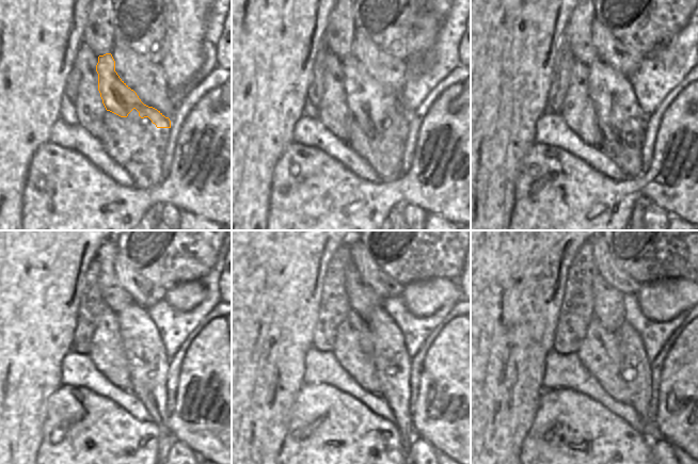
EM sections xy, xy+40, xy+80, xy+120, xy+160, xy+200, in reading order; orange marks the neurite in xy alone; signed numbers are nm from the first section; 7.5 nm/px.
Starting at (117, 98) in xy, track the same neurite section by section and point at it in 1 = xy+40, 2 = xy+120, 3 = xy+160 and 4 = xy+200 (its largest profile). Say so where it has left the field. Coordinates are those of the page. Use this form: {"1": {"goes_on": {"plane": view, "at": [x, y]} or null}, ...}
{"1": {"goes_on": {"plane": "xy+40", "at": [375, 107]}}, "2": {"goes_on": {"plane": "xy+120", "at": [144, 350]}}, "3": {"goes_on": {"plane": "xy+160", "at": [390, 351]}}, "4": {"goes_on": {"plane": "xy+200", "at": [633, 355]}}}

